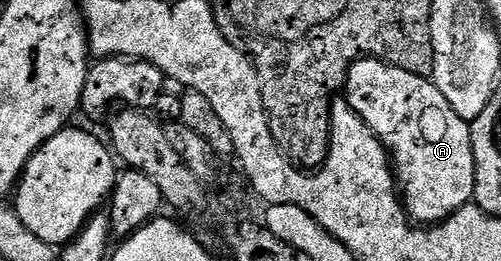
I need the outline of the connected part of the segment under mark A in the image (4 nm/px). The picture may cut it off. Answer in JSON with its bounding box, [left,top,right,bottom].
[344,58,476,225]

